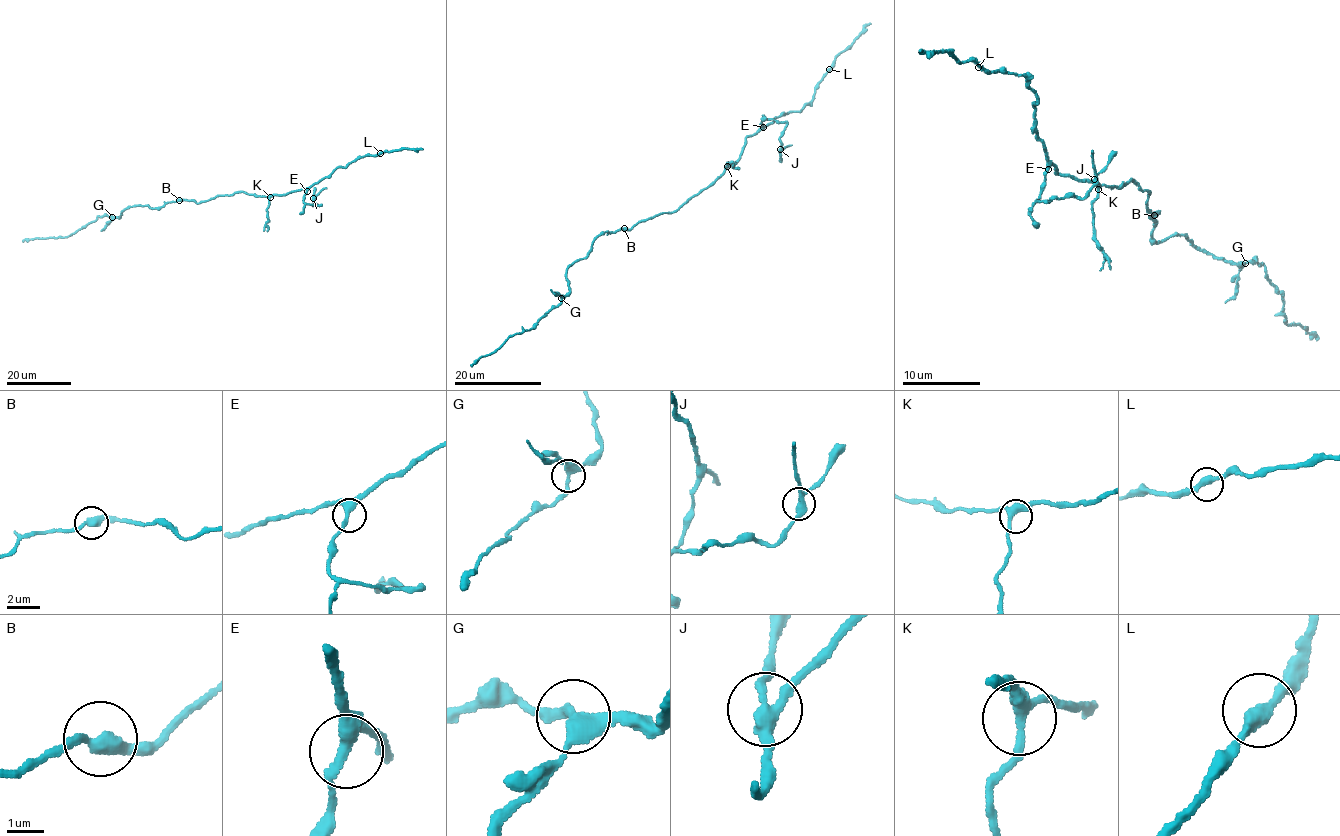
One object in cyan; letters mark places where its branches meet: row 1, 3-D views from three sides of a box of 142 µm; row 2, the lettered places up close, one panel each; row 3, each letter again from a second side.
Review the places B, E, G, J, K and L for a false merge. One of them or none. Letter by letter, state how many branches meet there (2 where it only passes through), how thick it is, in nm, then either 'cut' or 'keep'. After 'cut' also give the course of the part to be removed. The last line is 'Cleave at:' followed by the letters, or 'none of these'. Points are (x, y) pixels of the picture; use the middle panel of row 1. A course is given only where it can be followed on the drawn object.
B: branches 2; calibre 360 nm; keep
E: branches 3; calibre 320 nm; keep
G: branches 3; calibre 320 nm; keep
J: branches 3; calibre 320 nm; cut; course (780, 149), (781, 162)
K: branches 3; calibre 320 nm; keep
L: branches 2; calibre 340 nm; keep
Cleave at: J

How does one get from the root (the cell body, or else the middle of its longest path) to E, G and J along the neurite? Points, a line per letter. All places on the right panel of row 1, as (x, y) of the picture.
E: (1151, 193), (1141, 191), (1132, 179), (1128, 184), (1110, 187), (1058, 175), (1058, 170), (1052, 164), (1048, 169)
G: (1151, 193), (1145, 202), (1148, 217), (1157, 212), (1151, 238), (1158, 242), (1185, 235), (1197, 250), (1245, 263)
J: (1151, 193), (1141, 191), (1132, 179), (1110, 187), (1058, 175), (1050, 163), (1036, 200), (1083, 198), (1095, 178)

